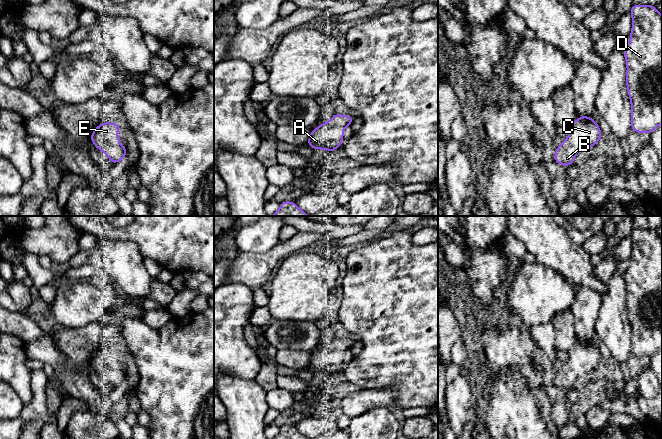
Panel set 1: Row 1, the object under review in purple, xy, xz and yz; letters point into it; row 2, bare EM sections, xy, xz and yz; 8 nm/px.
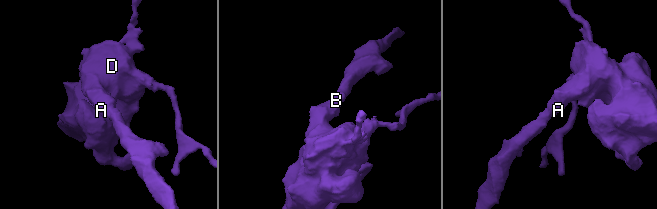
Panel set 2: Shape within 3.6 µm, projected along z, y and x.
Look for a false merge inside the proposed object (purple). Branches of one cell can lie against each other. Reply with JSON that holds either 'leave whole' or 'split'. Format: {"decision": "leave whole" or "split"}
{"decision": "leave whole"}

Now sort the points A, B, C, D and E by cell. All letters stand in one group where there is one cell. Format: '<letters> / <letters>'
A B C D E

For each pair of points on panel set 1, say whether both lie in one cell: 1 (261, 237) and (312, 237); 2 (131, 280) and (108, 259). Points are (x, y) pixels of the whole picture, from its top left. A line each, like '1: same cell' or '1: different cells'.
1: different cells
2: same cell

